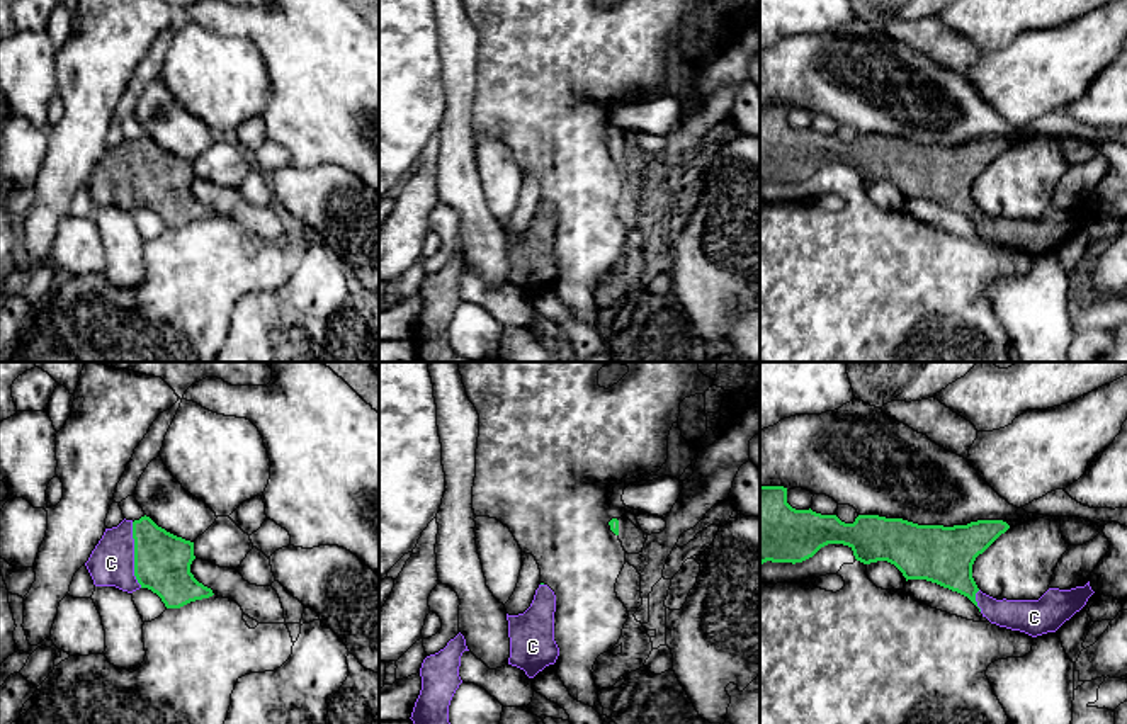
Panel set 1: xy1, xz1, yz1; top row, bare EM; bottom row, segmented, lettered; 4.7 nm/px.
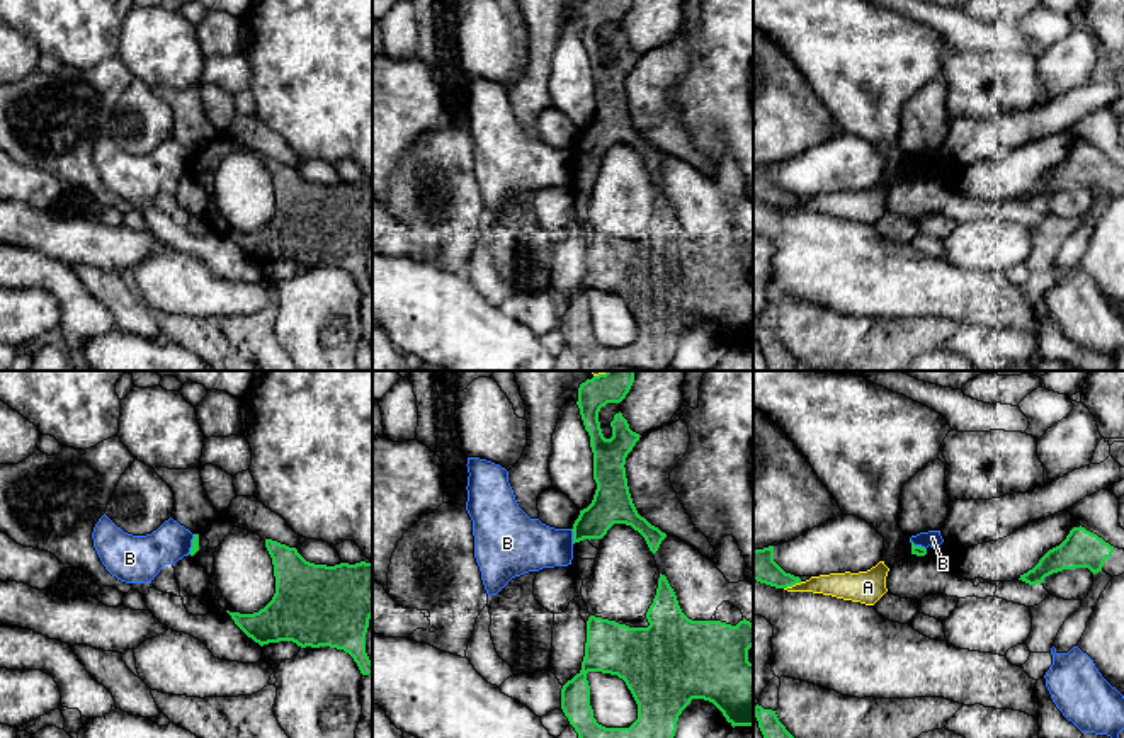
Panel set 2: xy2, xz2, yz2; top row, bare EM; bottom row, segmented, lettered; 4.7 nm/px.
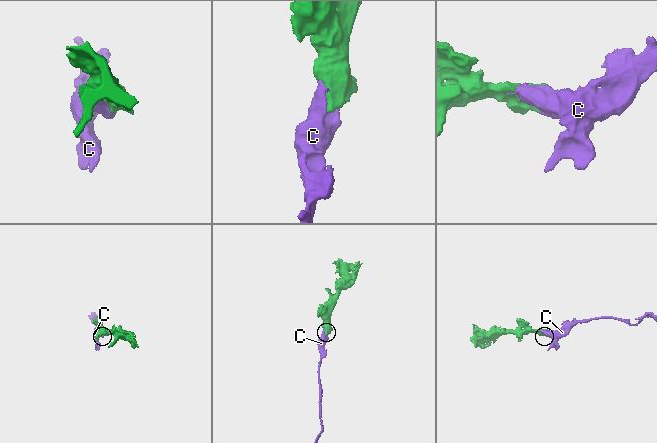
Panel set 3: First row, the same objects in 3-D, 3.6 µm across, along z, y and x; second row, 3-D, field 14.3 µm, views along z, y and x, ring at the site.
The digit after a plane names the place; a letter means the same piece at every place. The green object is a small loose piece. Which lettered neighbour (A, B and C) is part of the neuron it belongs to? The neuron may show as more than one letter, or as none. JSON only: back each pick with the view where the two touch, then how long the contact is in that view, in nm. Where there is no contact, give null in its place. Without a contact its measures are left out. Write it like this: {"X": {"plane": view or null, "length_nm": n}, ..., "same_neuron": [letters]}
{"C": {"plane": "xy1", "length_nm": 320}, "same_neuron": ["C"]}

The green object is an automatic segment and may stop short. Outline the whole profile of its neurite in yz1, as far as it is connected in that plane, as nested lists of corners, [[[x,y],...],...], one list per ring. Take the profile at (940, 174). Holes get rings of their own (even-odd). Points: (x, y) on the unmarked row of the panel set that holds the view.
[[[760,105],[760,184],[802,182],[828,163],[843,163],[864,184],[887,180],[908,199],[926,199],[967,216],[991,243],[1025,252],[1032,257],[1056,252],[1066,240],[1079,231],[1095,212],[1090,201],[1071,209],[1049,207],[1039,219],[996,219],[983,212],[974,197],[972,184],[1010,144],[1003,139],[977,139],[967,144],[918,144],[903,138],[858,134],[853,143],[836,134],[821,134],[796,129],[787,122],[787,107]]]

